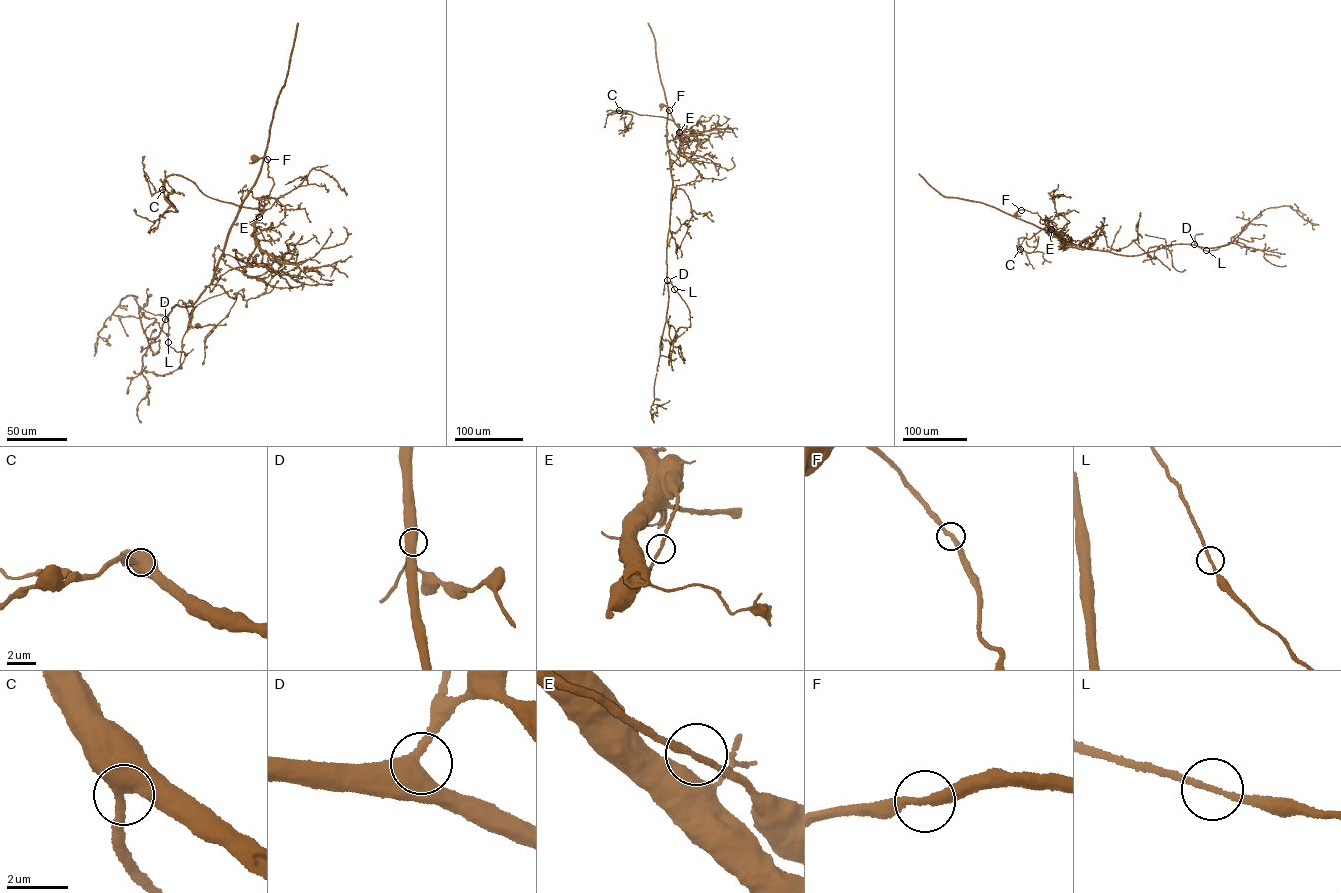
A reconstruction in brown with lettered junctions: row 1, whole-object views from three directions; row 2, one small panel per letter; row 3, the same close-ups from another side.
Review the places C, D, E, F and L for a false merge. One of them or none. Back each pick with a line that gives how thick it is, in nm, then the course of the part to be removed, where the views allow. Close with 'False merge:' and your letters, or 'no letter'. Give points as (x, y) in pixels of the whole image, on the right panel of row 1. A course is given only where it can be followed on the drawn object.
E: calibre 220 nm; course (1051, 229), (1044, 227), (1029, 239), (1022, 237), (1018, 240), (1022, 249), (1042, 252), (1045, 260), (1051, 262)
False merge: E

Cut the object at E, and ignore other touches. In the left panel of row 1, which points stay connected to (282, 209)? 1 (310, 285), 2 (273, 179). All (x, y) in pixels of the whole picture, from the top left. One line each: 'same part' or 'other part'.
1: same part
2: same part

